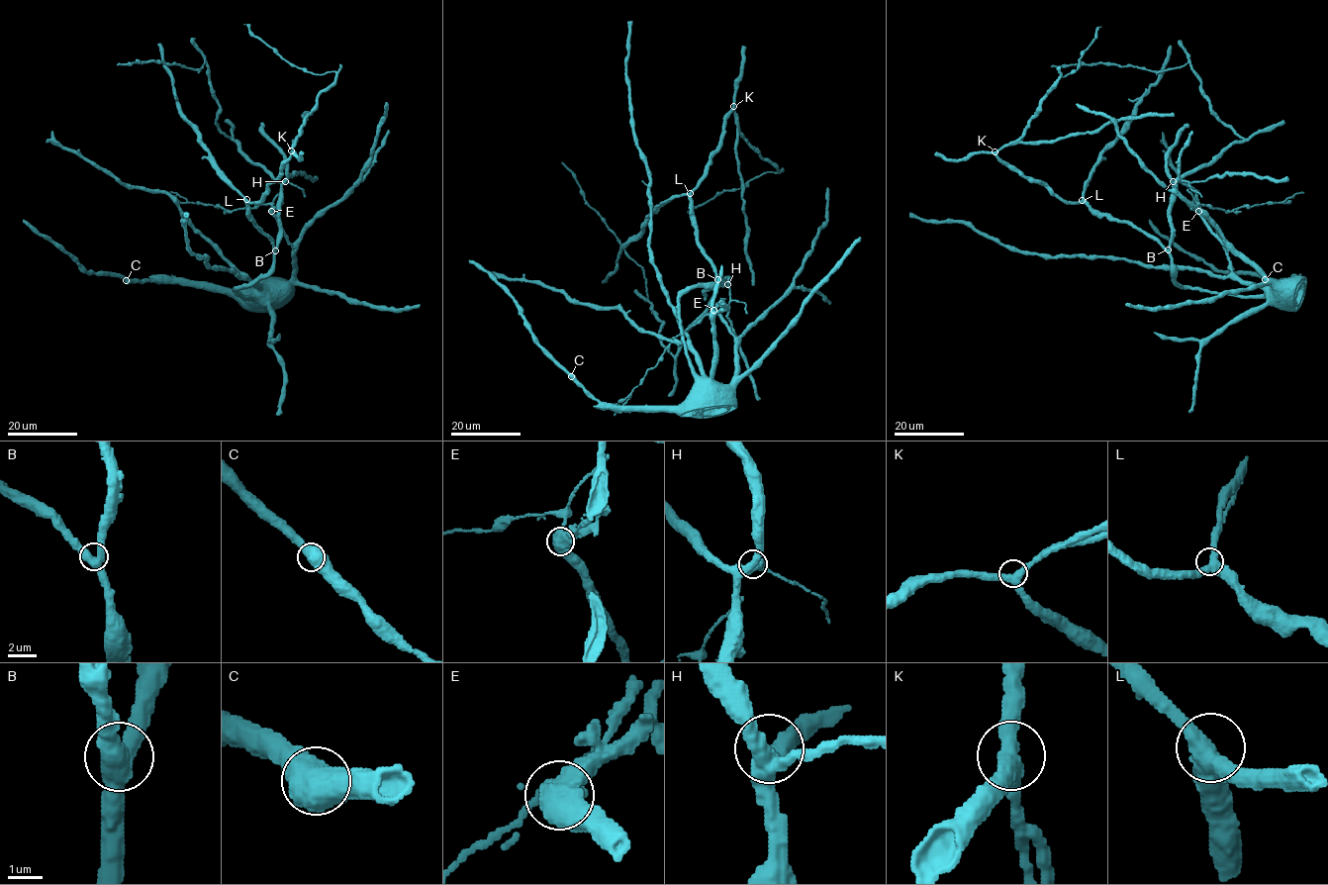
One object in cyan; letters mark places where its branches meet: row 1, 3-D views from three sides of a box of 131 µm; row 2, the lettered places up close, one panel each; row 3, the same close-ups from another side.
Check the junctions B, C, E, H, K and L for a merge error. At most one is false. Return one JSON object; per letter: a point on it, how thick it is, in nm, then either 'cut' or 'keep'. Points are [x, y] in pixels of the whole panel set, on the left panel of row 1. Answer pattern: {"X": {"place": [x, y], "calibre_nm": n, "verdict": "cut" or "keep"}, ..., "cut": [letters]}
{"B": {"place": [275, 250], "calibre_nm": 420, "verdict": "keep"}, "C": {"place": [126, 280], "calibre_nm": 600, "verdict": "keep"}, "E": {"place": [271, 211], "calibre_nm": 550, "verdict": "cut"}, "H": {"place": [285, 181], "calibre_nm": 360, "verdict": "keep"}, "K": {"place": [291, 150], "calibre_nm": 380, "verdict": "keep"}, "L": {"place": [246, 199], "calibre_nm": 400, "verdict": "keep"}, "cut": ["E"]}

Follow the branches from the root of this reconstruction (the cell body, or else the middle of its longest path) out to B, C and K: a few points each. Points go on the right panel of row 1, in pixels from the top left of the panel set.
B: (1284, 293), (1235, 296), (1184, 288), (1176, 281), (1168, 249)
C: (1284, 293), (1294, 291), (1294, 281), (1265, 279)
K: (1284, 293), (1184, 288), (1176, 281), (1170, 253), (1156, 241), (1085, 202), (1057, 197), (995, 151)

